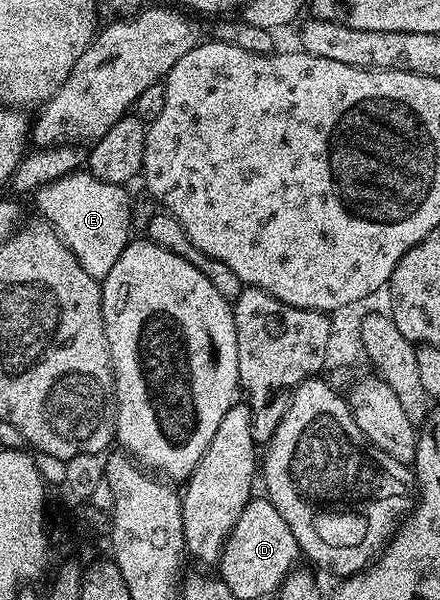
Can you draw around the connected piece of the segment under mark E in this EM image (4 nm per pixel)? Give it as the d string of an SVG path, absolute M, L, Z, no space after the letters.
M75 172L35 190L32 201L38 205L38 210L42 213L39 215L62 237L72 256L106 254L106 271L112 272L112 264L120 260L120 252L124 252L124 248L132 240L132 198L126 192L126 186L96 180L96 176L89 172Z

